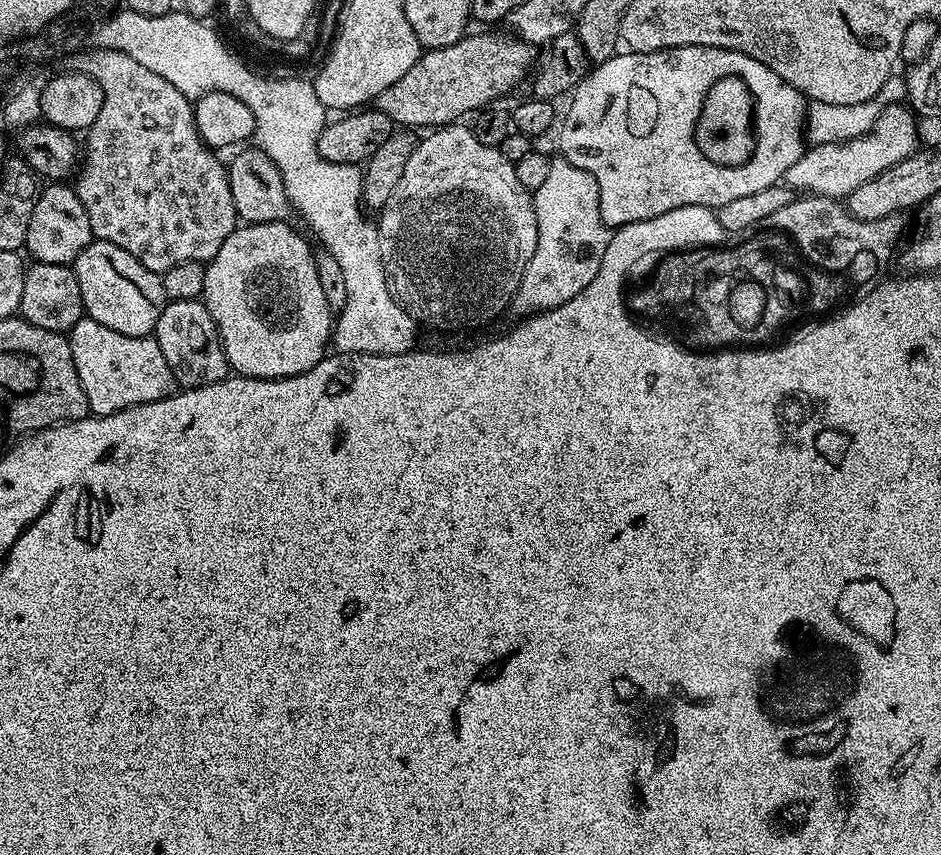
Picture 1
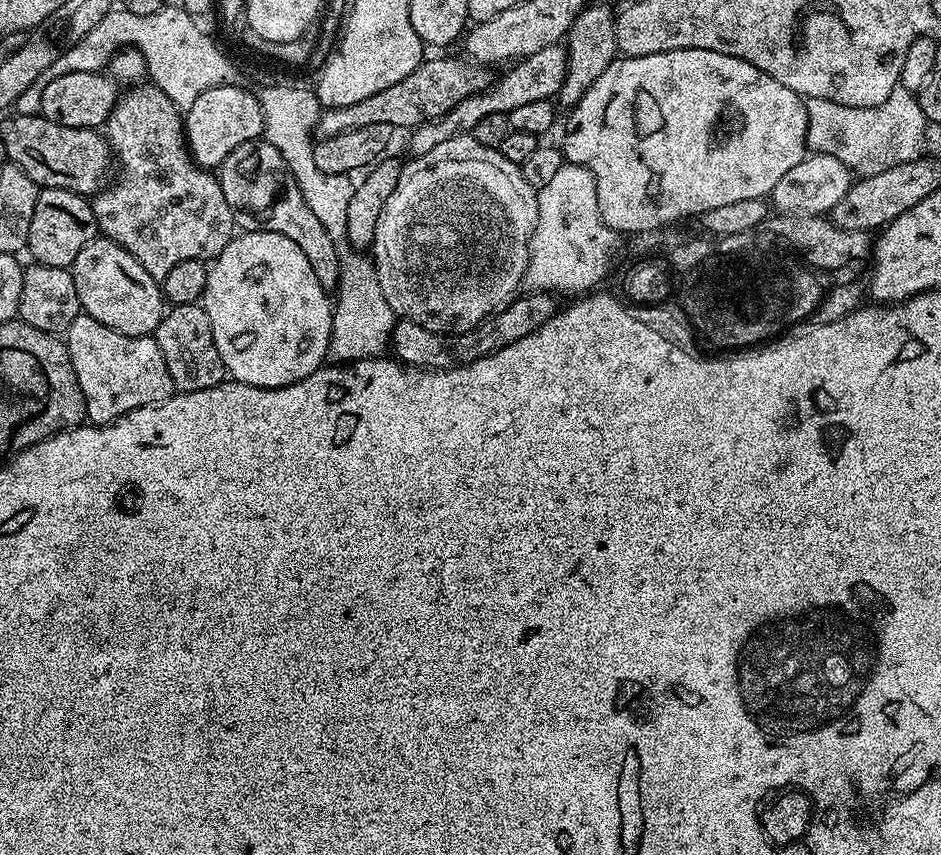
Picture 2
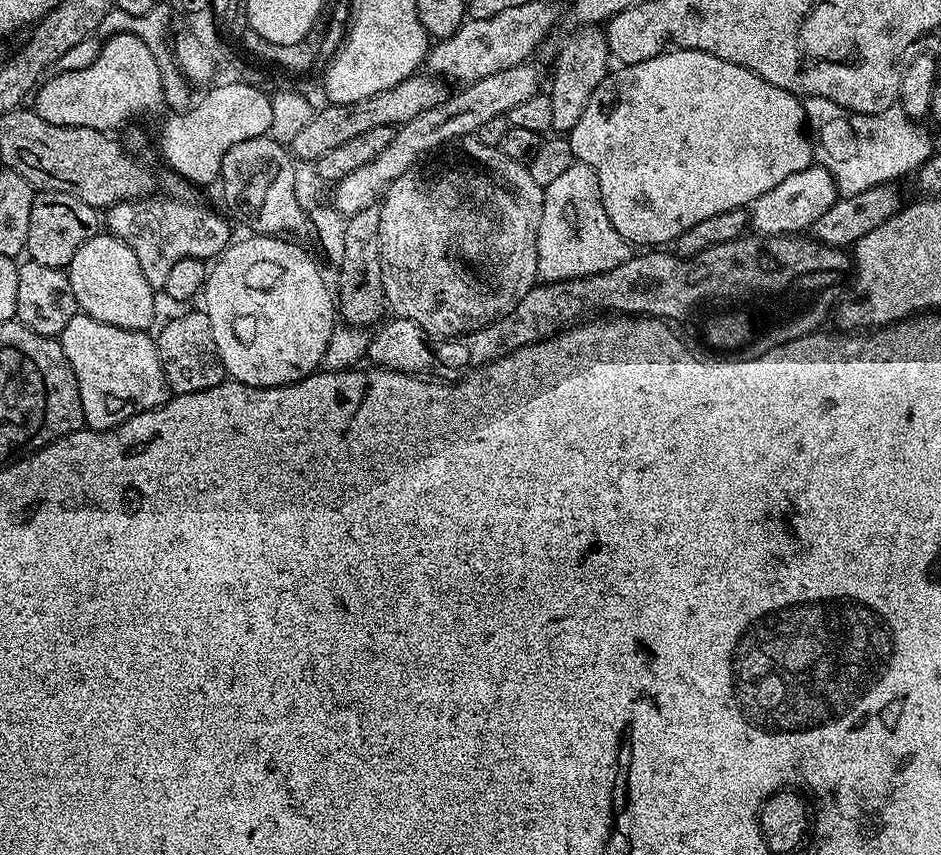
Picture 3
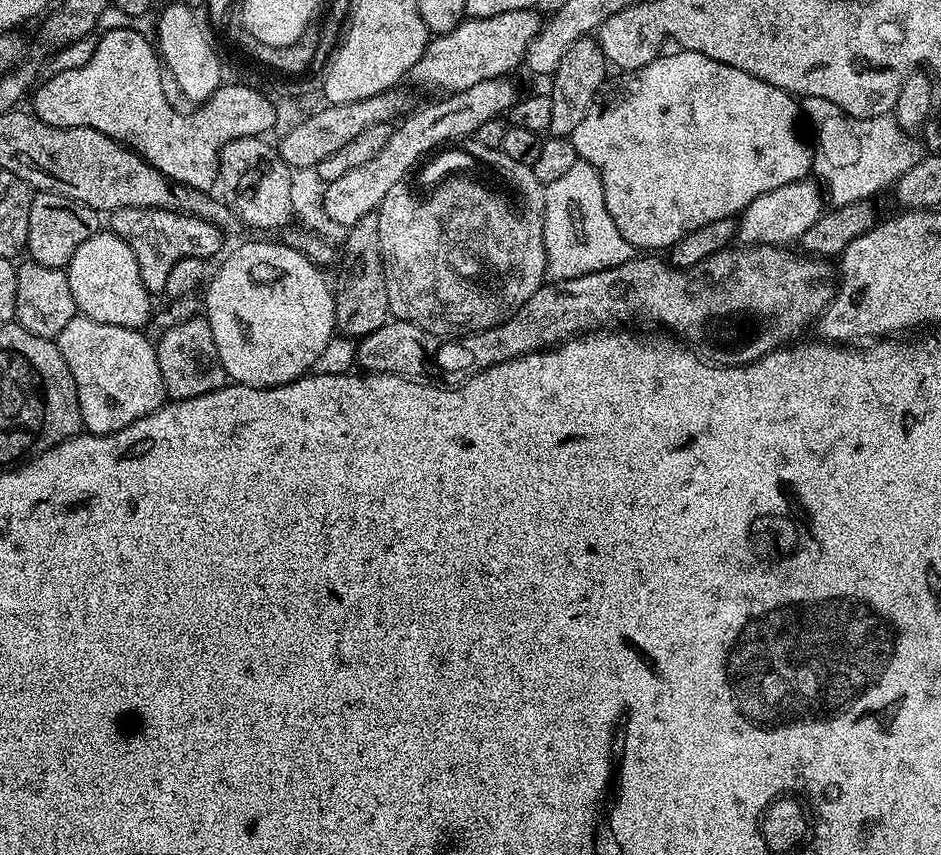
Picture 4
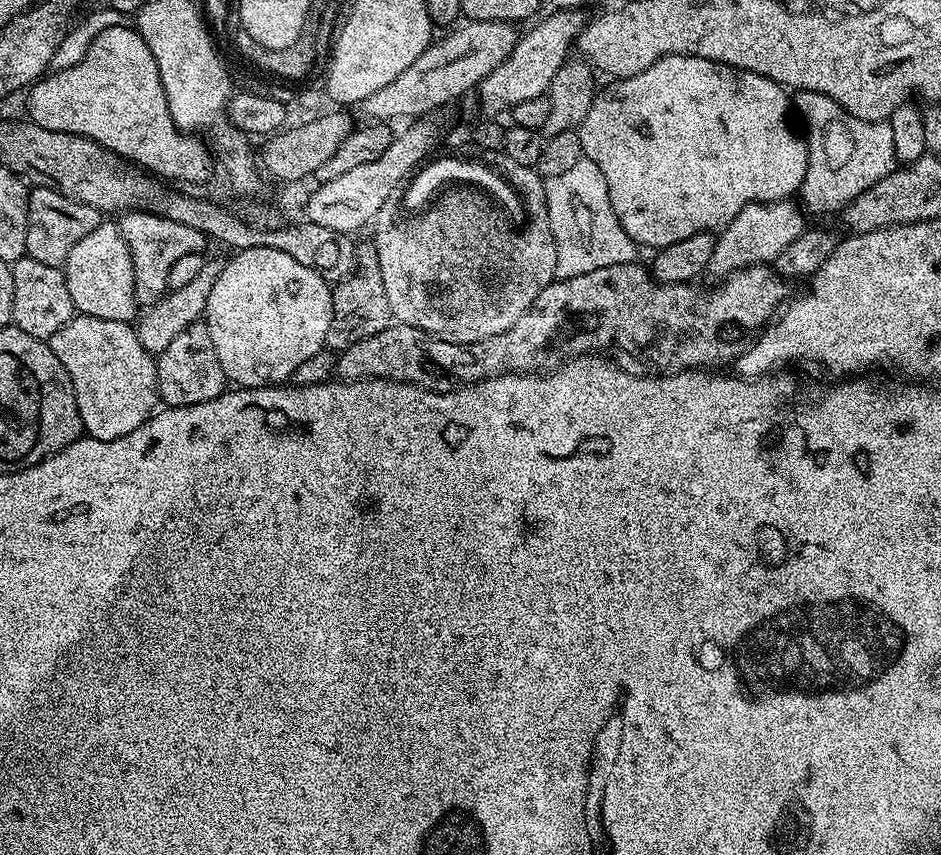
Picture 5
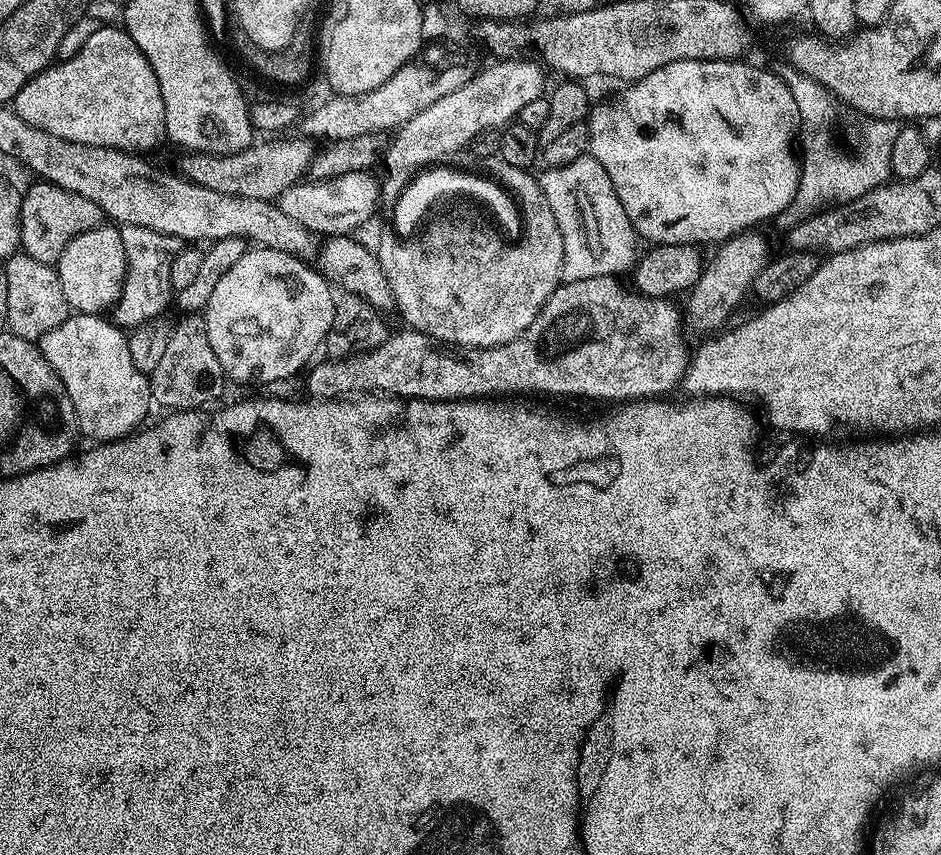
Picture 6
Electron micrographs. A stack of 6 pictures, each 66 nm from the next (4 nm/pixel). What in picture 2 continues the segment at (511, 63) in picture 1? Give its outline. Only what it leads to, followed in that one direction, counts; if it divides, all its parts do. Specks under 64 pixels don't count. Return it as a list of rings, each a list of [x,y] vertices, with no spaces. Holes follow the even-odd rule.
[[[440,54],[437,60],[425,59],[402,82],[394,82],[386,90],[378,90],[378,94],[370,94],[370,98],[362,98],[362,102],[353,102],[350,106],[324,108],[319,113],[315,135],[319,139],[334,138],[334,134],[342,134],[346,130],[356,130],[358,126],[370,124],[391,124],[393,129],[411,130],[418,124],[433,120],[436,116],[446,114],[462,102],[472,92],[481,92],[492,83],[494,76],[487,67],[467,59],[459,60],[456,56]]]

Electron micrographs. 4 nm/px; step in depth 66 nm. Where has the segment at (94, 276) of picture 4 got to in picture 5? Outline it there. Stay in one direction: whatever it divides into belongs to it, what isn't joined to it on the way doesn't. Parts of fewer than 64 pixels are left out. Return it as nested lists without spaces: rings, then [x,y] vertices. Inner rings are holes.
[[[101,222],[98,230],[86,234],[66,258],[62,269],[66,288],[75,311],[81,316],[106,318],[110,322],[127,324],[138,316],[134,294],[134,262],[126,238],[122,238],[119,223]],[[137,311],[137,312],[136,312]]]

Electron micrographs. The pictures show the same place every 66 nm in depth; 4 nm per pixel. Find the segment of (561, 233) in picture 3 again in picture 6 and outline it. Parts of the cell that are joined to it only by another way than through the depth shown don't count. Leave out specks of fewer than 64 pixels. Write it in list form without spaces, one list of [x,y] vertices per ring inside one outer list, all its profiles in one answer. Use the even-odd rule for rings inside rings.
[[[585,154],[574,158],[570,166],[544,168],[541,173],[538,176],[540,185],[546,194],[546,202],[550,202],[550,210],[554,210],[554,222],[558,222],[558,230],[562,234],[564,261],[560,271],[561,281],[602,276],[620,278],[625,275],[623,272],[631,273],[638,259],[638,237],[630,218],[626,218],[626,210],[622,210],[622,202],[618,202],[618,194],[614,194],[610,174],[602,170],[602,162],[595,160],[591,154]]]

